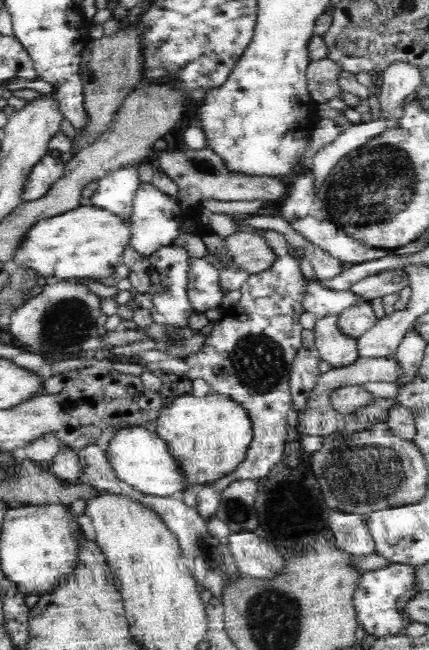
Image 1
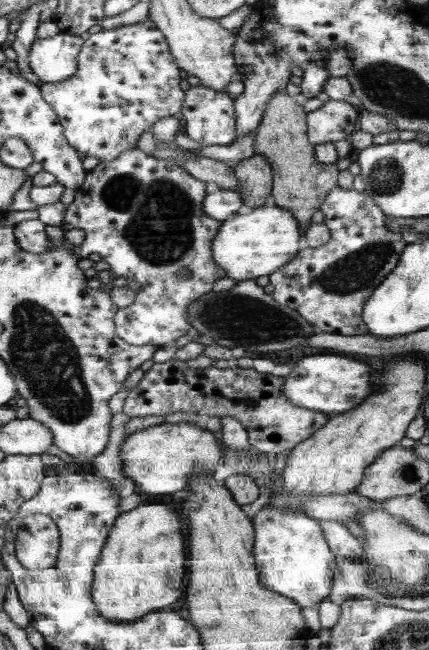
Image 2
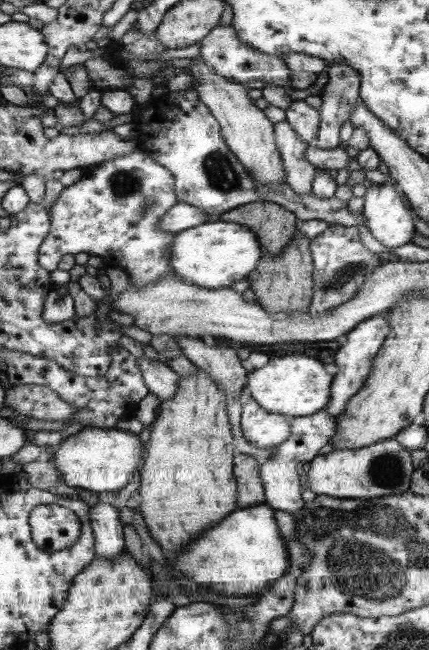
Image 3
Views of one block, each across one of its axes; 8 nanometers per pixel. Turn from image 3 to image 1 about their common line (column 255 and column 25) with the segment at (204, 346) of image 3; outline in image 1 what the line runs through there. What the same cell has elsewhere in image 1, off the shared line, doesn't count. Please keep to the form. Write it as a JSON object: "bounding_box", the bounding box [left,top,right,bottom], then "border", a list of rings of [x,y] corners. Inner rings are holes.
{"bounding_box":[10,432,61,470],"border":[[[48,432],[40,438],[36,438],[36,440],[32,440],[32,444],[28,444],[22,449],[13,450],[10,454],[14,455],[18,462],[32,460],[41,466],[43,470],[50,470],[54,455],[61,446],[57,434]]]}

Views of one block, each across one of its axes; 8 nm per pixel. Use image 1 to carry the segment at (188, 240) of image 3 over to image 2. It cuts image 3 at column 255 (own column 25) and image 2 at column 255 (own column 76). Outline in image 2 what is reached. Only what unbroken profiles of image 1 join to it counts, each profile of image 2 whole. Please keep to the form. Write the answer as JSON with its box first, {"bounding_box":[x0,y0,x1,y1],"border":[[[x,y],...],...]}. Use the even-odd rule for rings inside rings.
{"bounding_box":[212,206,305,281],"border":[[[263,206],[244,210],[222,222],[212,243],[215,261],[236,281],[270,276],[298,256],[305,246],[304,230],[288,209]]]}

